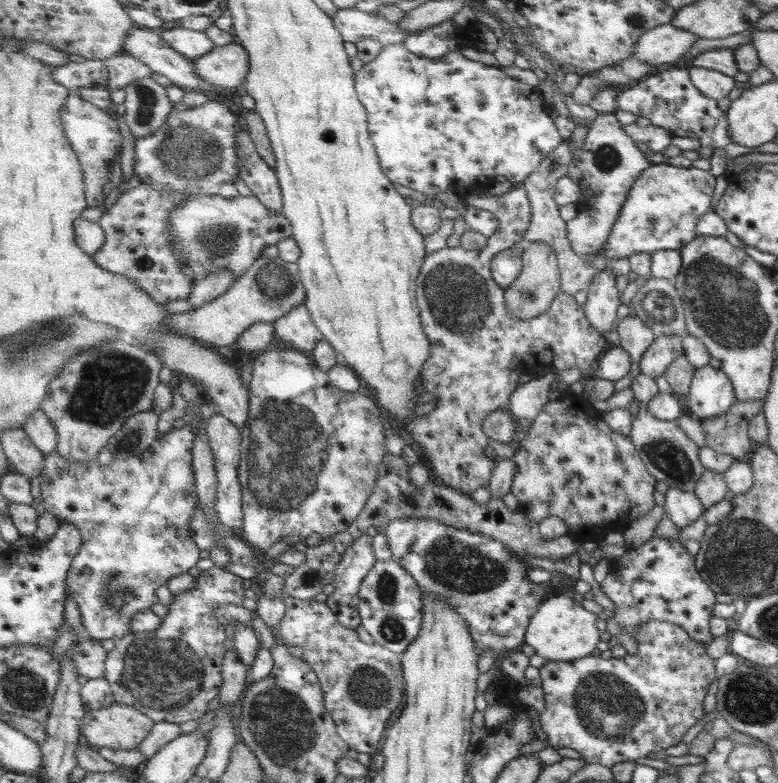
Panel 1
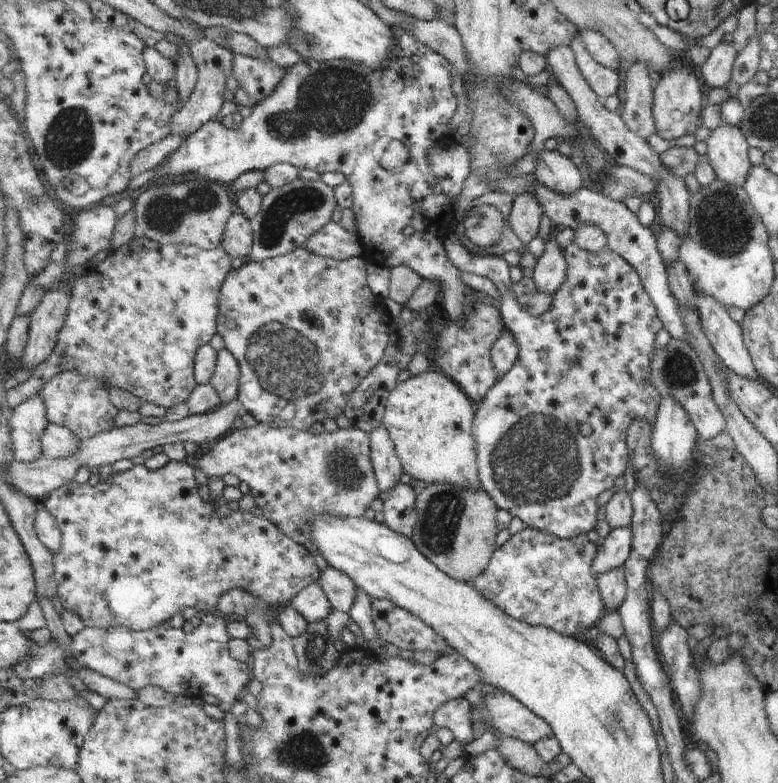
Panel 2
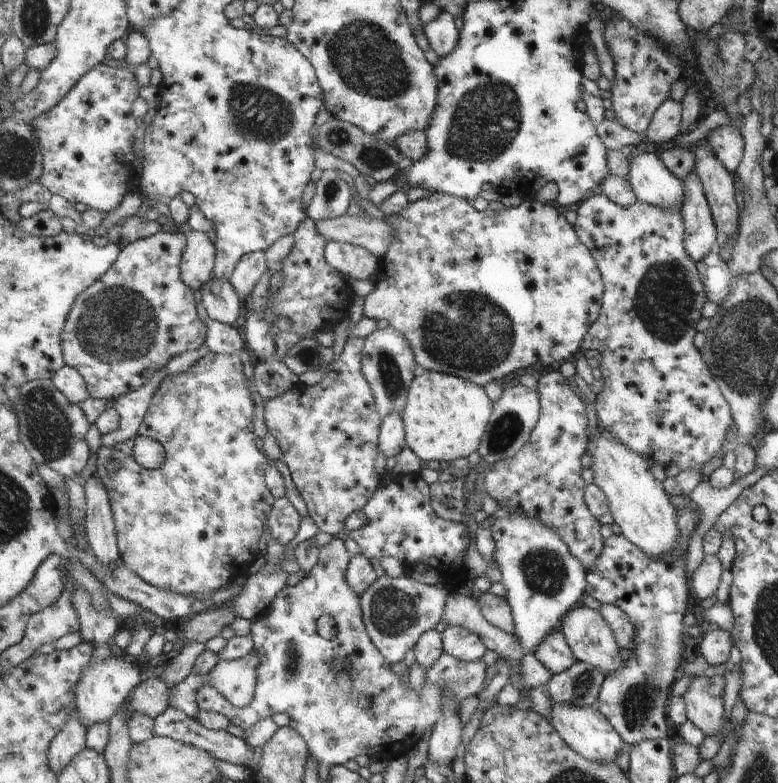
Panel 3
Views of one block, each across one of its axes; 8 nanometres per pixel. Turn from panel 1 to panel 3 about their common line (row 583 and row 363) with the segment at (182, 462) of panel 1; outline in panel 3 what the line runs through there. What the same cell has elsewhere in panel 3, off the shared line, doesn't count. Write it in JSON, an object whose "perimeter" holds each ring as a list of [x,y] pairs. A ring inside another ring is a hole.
{"perimeter":[[[162,231],[124,245],[111,270],[78,296],[63,329],[62,344],[66,364],[83,375],[92,398],[110,401],[141,390],[175,356],[206,344],[208,328],[199,318],[197,295],[183,282],[181,264],[186,248],[185,234]]]}

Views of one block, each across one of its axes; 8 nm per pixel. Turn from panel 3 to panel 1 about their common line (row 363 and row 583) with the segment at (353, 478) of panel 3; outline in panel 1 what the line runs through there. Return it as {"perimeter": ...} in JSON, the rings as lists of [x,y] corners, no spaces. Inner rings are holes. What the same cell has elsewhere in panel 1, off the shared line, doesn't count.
{"perimeter":[[[363,534],[349,546],[335,570],[333,580],[335,590],[326,600],[326,604],[335,612],[339,621],[353,629],[362,624],[358,610],[358,605],[361,603],[360,589],[378,559],[372,542],[371,536]]]}

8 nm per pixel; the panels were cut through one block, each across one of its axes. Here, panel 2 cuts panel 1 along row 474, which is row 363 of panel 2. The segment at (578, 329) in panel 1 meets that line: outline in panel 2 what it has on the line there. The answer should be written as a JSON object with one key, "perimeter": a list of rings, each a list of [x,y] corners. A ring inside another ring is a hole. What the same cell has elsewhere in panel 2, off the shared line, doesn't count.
{"perimeter":[[[473,290],[471,294],[475,300],[471,302],[471,306],[467,306],[469,310],[461,322],[445,317],[433,354],[435,354],[435,362],[439,369],[459,384],[462,390],[471,396],[471,401],[481,404],[491,388],[500,380],[499,372],[495,370],[492,362],[492,350],[493,344],[502,338],[506,324],[501,310],[493,302],[495,298],[478,290]]]}

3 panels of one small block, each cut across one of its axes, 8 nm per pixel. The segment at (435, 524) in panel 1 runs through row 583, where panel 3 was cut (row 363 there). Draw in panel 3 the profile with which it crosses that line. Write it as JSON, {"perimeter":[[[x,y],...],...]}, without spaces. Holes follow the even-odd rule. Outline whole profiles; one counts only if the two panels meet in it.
{"perimeter":[[[431,193],[425,198],[410,202],[401,214],[387,215],[385,220],[395,228],[395,240],[389,250],[380,259],[379,272],[375,276],[375,288],[364,299],[363,314],[375,320],[387,320],[407,338],[415,354],[417,362],[426,370],[455,374],[465,380],[471,380],[479,386],[489,382],[501,380],[515,370],[532,368],[535,364],[543,367],[554,367],[555,362],[572,361],[581,353],[582,344],[587,333],[597,322],[602,312],[602,299],[604,296],[604,282],[602,271],[599,270],[591,250],[583,244],[577,236],[573,225],[559,212],[556,204],[541,203],[536,198],[525,199],[521,206],[501,209],[499,212],[487,208],[477,211],[467,199],[459,198],[447,193]]]}

